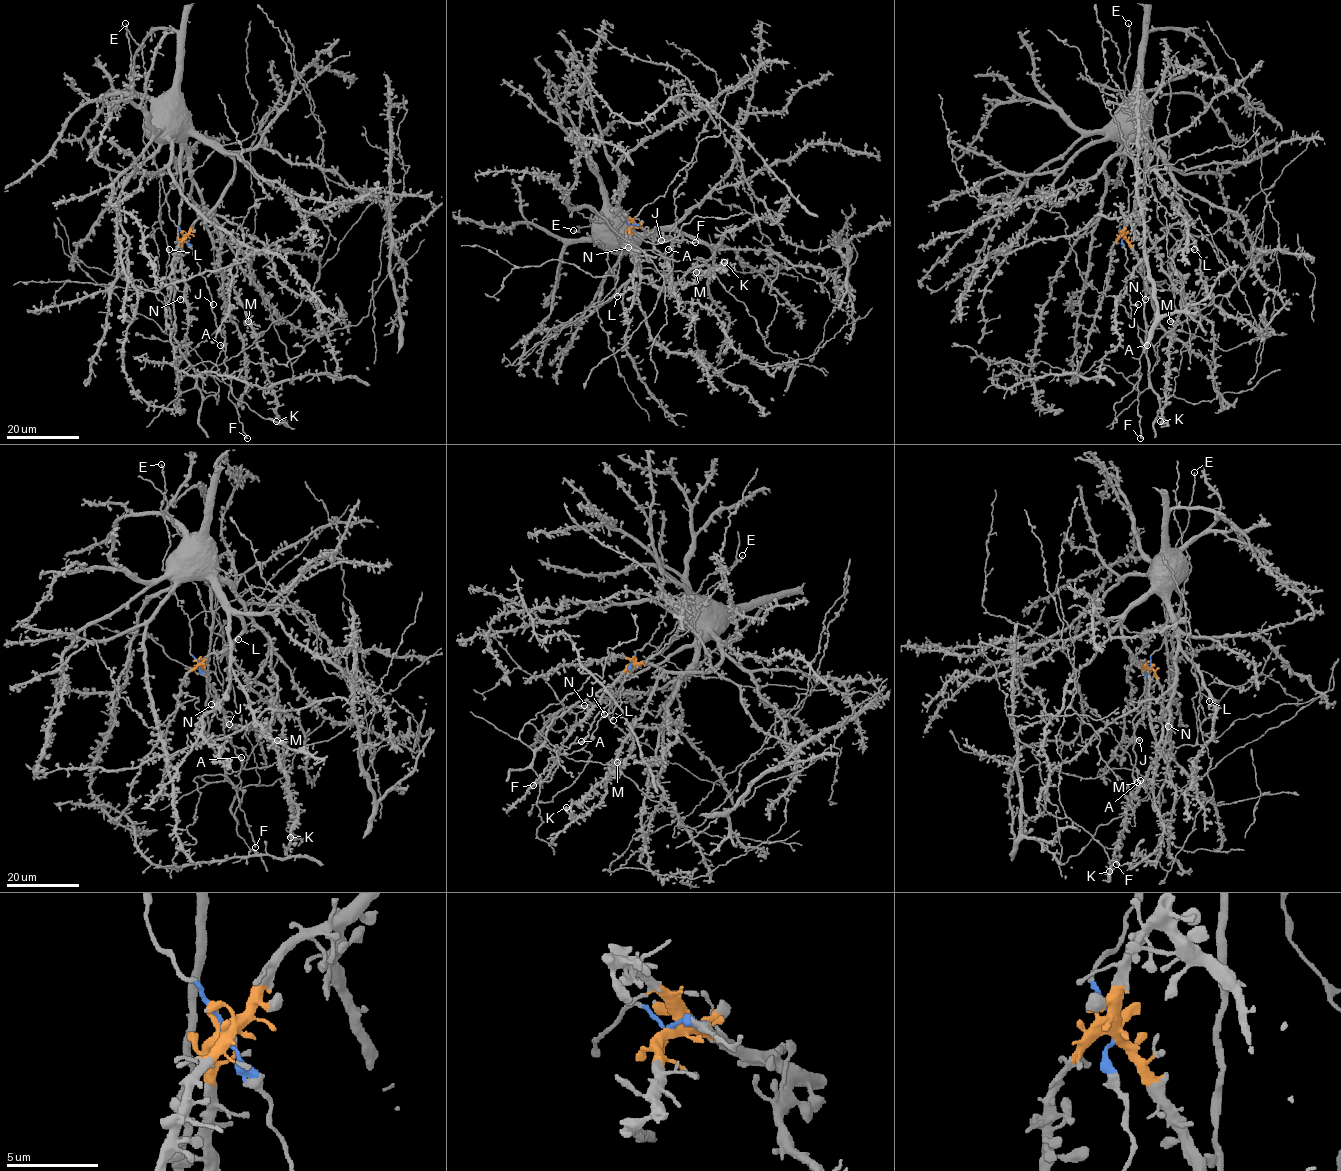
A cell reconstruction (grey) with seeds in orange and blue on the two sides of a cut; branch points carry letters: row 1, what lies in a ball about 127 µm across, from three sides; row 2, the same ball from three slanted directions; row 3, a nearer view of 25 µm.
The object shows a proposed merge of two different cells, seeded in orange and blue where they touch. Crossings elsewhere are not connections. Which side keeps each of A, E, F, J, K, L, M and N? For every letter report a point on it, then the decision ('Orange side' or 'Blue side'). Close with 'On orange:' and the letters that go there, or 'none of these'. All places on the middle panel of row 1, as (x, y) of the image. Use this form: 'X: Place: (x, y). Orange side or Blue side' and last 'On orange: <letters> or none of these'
A: Place: (668, 249). Blue side
E: Place: (573, 230). Blue side
F: Place: (695, 242). Blue side
J: Place: (661, 240). Blue side
K: Place: (724, 262). Orange side
L: Place: (617, 296). Orange side
M: Place: (696, 272). Orange side
N: Place: (628, 247). Orange side
On orange: K, L, M, N

